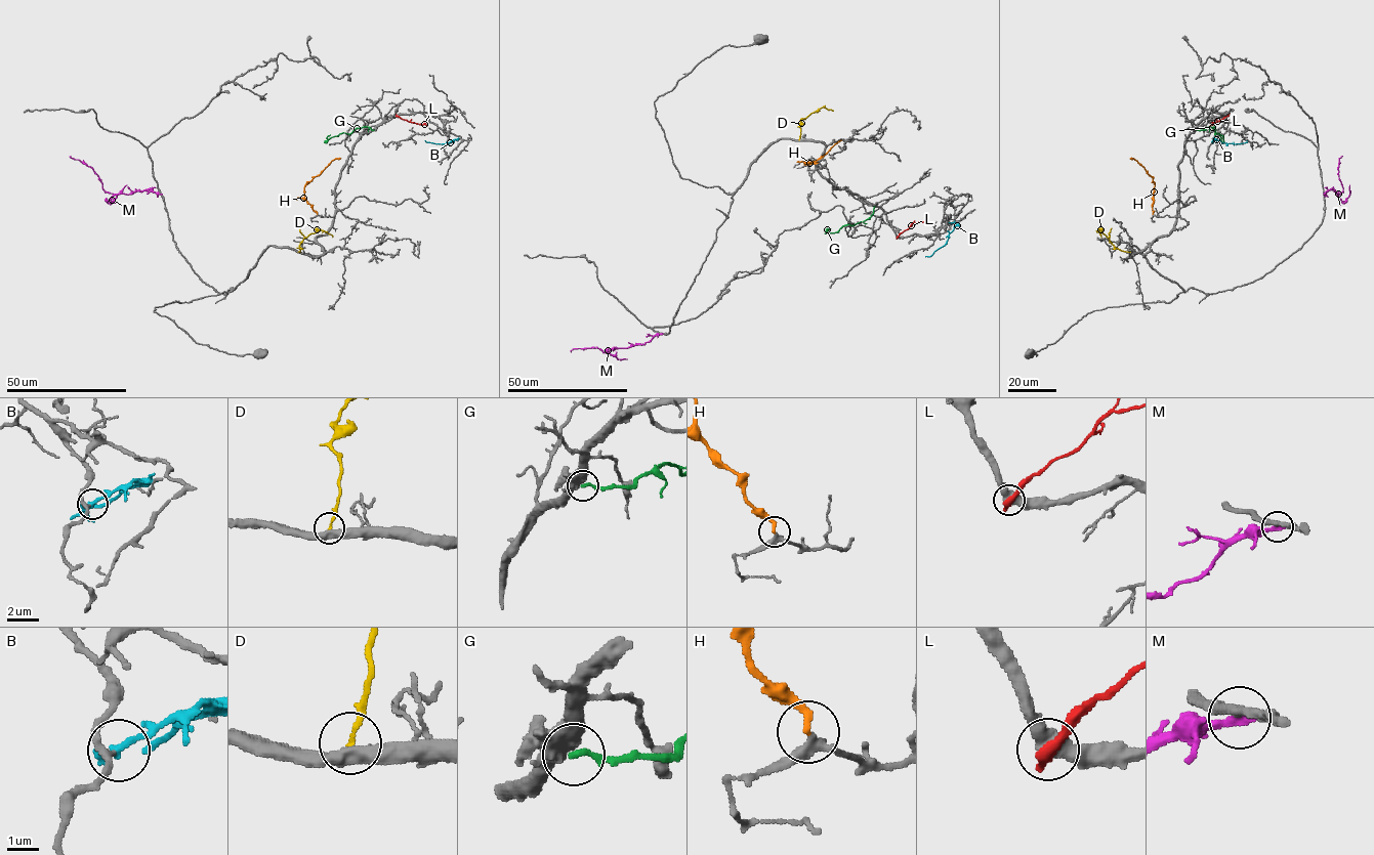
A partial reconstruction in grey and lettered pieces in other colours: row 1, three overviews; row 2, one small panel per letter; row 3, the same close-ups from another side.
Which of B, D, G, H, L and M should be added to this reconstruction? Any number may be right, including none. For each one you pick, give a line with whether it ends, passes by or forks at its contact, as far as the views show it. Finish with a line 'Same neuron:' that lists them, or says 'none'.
B: it ends
Same neuron: B

